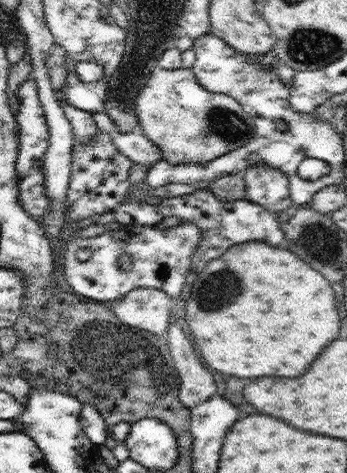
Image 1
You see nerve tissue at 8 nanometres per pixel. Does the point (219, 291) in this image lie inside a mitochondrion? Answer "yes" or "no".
yes

